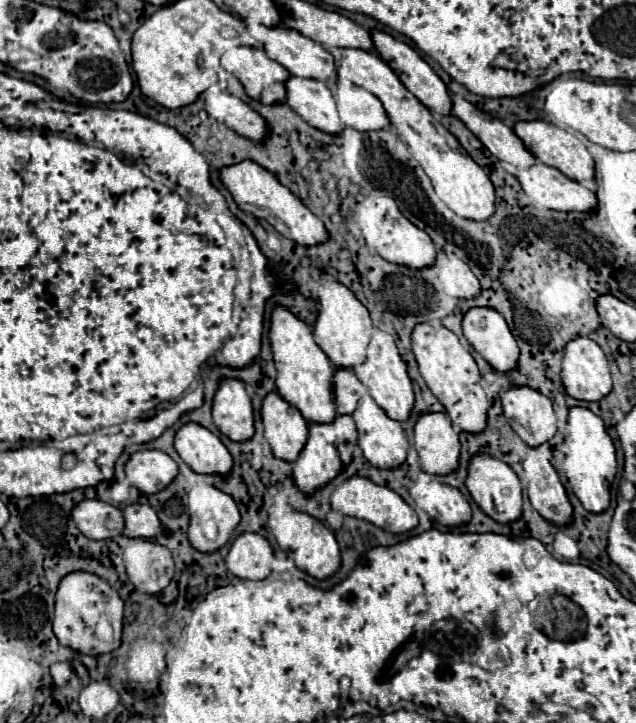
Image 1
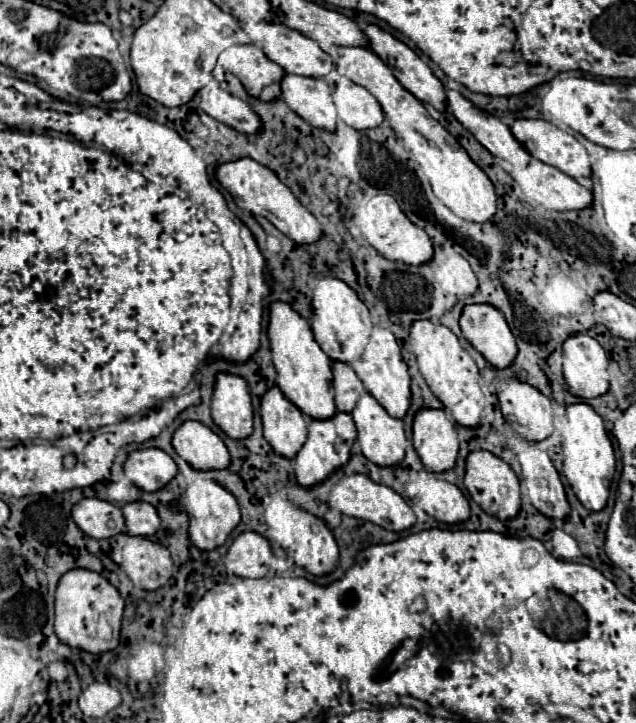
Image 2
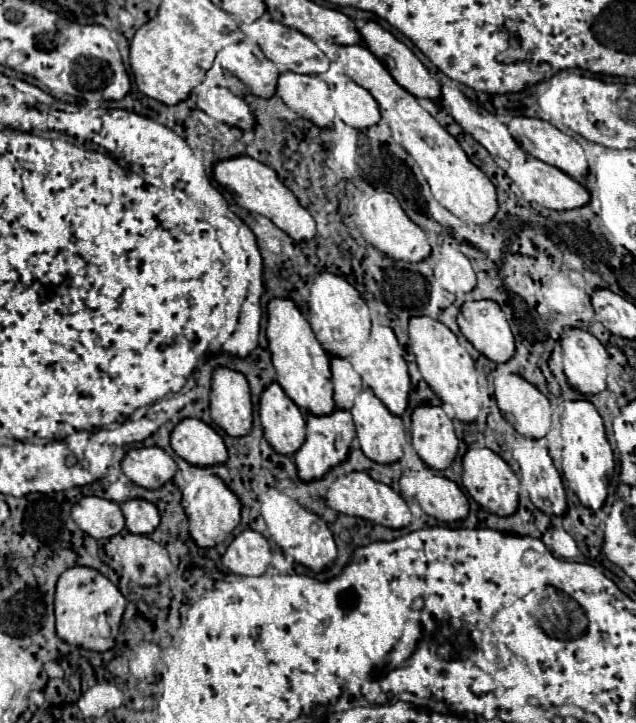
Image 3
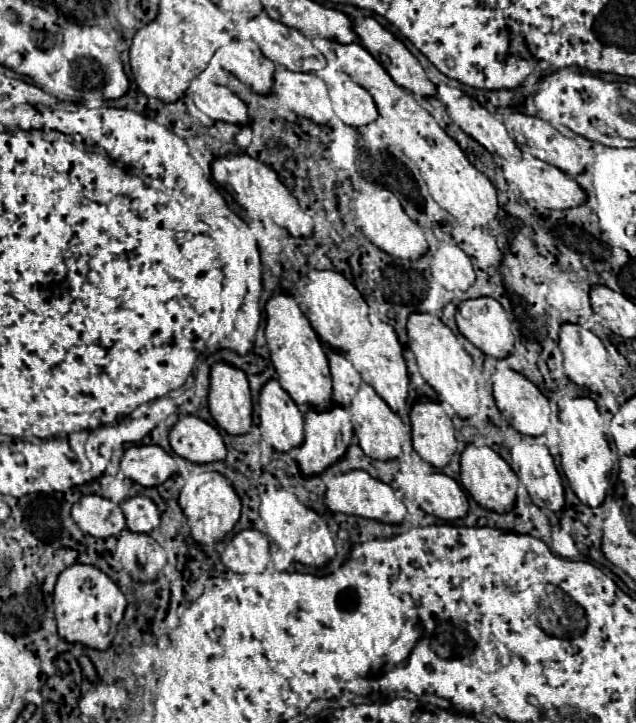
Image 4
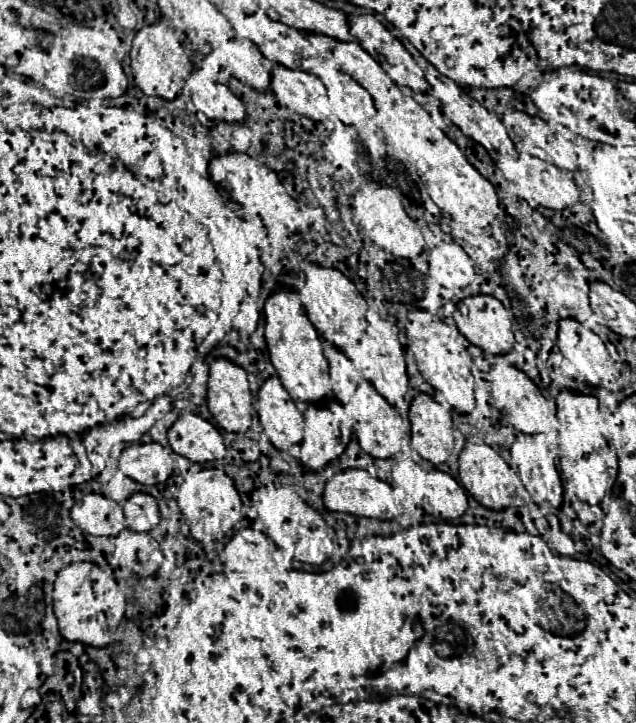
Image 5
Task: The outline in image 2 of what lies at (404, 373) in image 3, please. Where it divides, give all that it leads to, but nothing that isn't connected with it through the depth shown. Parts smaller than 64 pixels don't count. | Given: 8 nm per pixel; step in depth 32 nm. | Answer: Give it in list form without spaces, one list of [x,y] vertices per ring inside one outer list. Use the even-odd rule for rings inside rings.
[[[376,326],[372,334],[372,344],[366,346],[362,360],[356,362],[354,372],[366,386],[366,390],[378,400],[378,404],[392,416],[392,418],[404,418],[410,404],[412,404],[412,392],[410,392],[410,376],[408,376],[408,366],[402,360],[400,346],[394,338],[392,332]]]

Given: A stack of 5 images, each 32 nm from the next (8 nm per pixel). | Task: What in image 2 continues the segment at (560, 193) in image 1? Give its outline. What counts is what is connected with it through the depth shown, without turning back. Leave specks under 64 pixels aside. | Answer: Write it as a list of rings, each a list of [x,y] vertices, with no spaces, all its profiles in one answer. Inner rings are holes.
[[[532,160],[530,178],[518,180],[526,198],[550,210],[584,210],[592,204],[592,192],[554,166]]]

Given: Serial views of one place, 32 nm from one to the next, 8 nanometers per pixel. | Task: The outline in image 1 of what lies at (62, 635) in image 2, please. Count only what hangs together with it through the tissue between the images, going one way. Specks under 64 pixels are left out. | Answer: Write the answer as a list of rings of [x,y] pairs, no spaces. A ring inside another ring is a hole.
[[[72,572],[68,574],[56,592],[56,614],[54,614],[54,634],[62,646],[68,646],[72,650],[78,650],[82,654],[98,656],[112,652],[120,646],[120,634],[122,634],[122,610],[124,604],[118,596],[118,592],[100,576],[90,572]],[[100,618],[106,618],[112,626],[112,642],[102,642],[96,634],[96,624]]]

